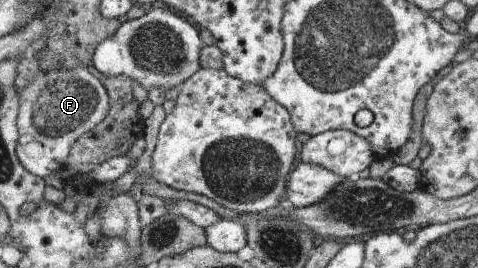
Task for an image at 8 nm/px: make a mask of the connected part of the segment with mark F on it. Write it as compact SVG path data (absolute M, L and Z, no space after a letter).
M55 66L48 72L39 72L31 84L20 91L20 110L18 114L18 157L25 169L34 176L44 178L55 172L66 169L65 162L72 157L72 149L76 149L76 141L84 141L85 135L92 136L92 131L108 114L109 96L102 81L83 66L75 66L73 69L59 70Z

